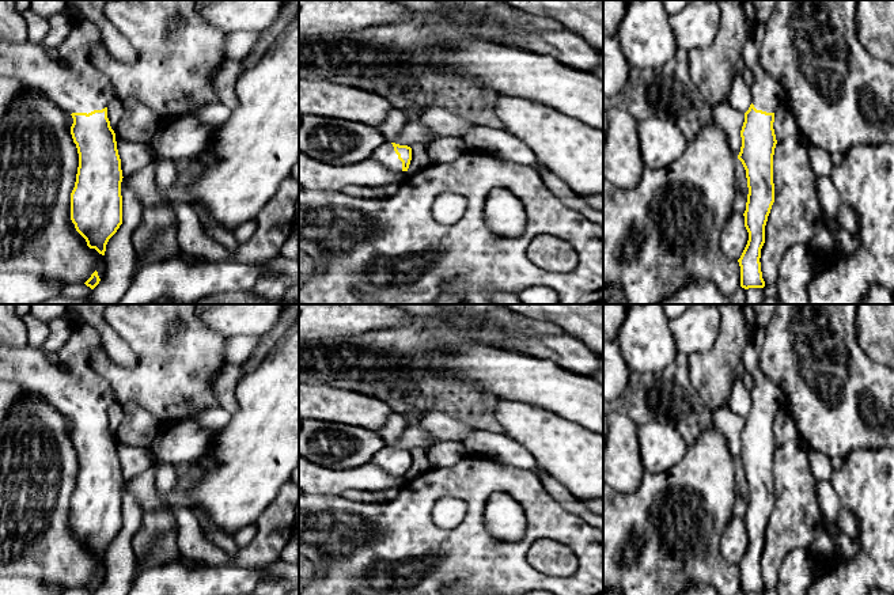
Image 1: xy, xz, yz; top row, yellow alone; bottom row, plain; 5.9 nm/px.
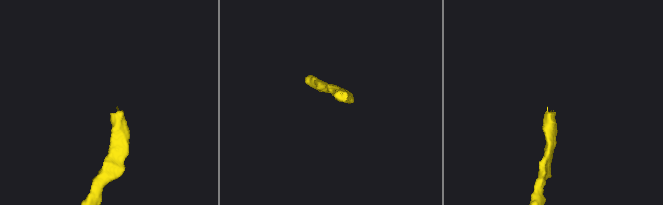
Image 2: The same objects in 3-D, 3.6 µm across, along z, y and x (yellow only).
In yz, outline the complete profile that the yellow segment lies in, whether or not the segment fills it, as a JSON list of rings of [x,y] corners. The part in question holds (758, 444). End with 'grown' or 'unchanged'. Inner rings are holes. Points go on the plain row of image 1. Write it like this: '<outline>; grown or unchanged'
[[[755,330],[743,350],[742,364],[753,379],[749,387],[751,409],[745,417],[740,435],[742,451],[738,463],[746,474],[747,507],[745,531],[747,549],[738,564],[740,591],[764,592],[761,576],[761,553],[765,547],[765,530],[774,507],[773,459],[777,448],[773,427],[774,416],[784,410],[784,393],[761,371],[759,353],[765,341],[765,330]]]; grown

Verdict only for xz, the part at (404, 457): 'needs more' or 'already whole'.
needs more

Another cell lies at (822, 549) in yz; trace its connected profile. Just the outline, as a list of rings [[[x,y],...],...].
[[[822,533],[810,546],[808,553],[818,561],[832,562],[836,557],[836,545],[832,535]]]

